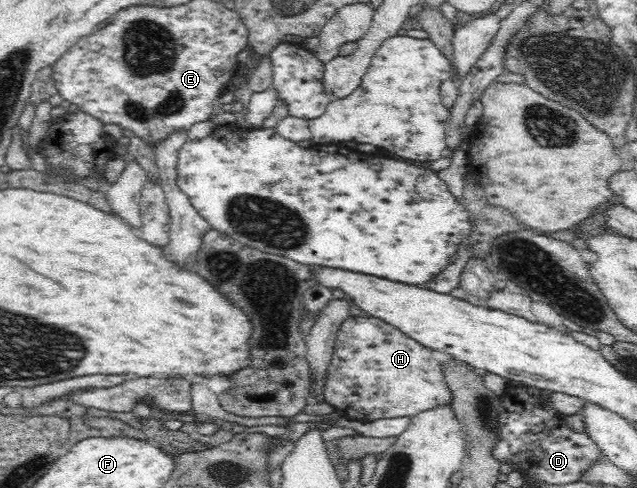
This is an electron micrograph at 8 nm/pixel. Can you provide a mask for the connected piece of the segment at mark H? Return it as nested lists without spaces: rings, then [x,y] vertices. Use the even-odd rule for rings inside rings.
[[[351,316],[342,323],[333,342],[331,363],[323,380],[323,400],[335,410],[346,411],[350,418],[371,421],[379,418],[412,417],[418,412],[447,405],[452,401],[451,389],[441,373],[441,365],[433,356],[434,351],[383,320]]]

